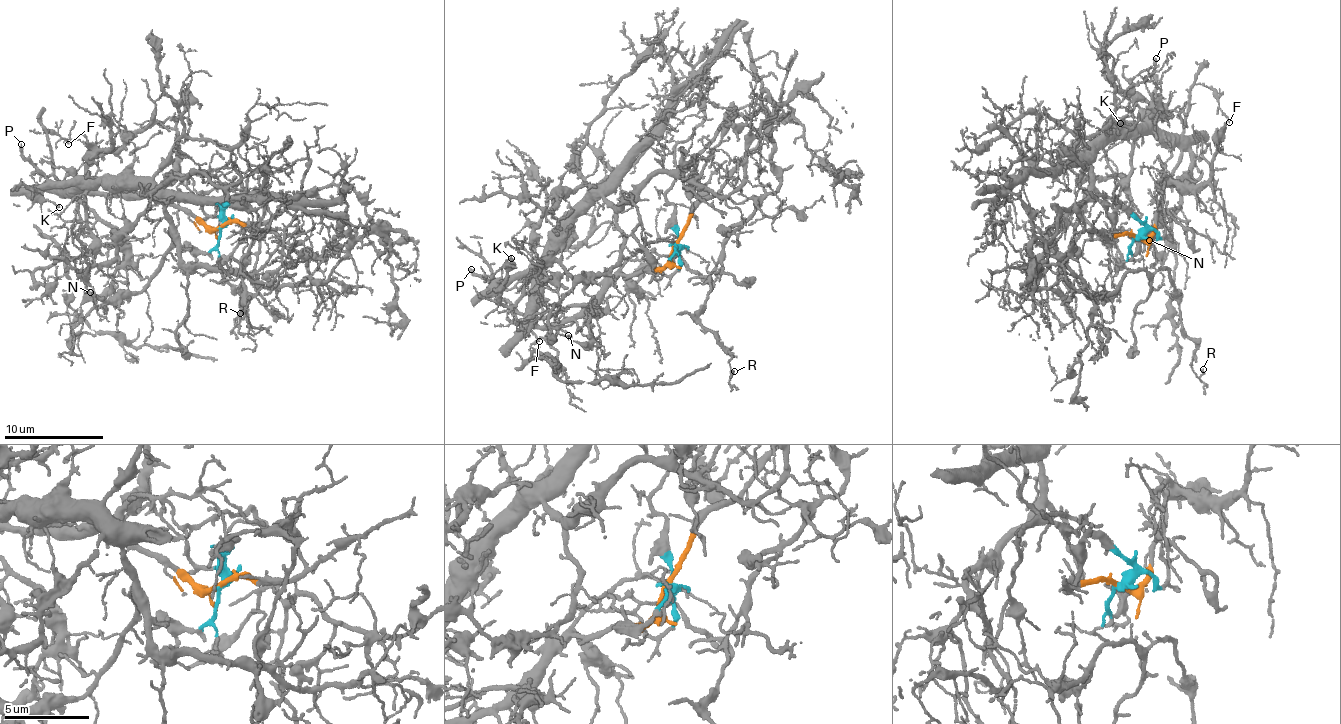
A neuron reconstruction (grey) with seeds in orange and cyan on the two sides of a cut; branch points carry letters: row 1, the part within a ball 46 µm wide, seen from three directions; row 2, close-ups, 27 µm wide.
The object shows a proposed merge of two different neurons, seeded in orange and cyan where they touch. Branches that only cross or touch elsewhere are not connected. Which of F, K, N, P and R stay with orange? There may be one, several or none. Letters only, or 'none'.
F, K, N, P

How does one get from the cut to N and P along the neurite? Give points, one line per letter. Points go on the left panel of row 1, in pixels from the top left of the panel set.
N: (221, 225), (203, 226), (157, 194), (69, 192), (123, 243), (126, 259), (116, 268), (111, 291), (90, 292)
P: (221, 225), (203, 226), (157, 194), (71, 192), (74, 183), (51, 181), (23, 154), (20, 144)

